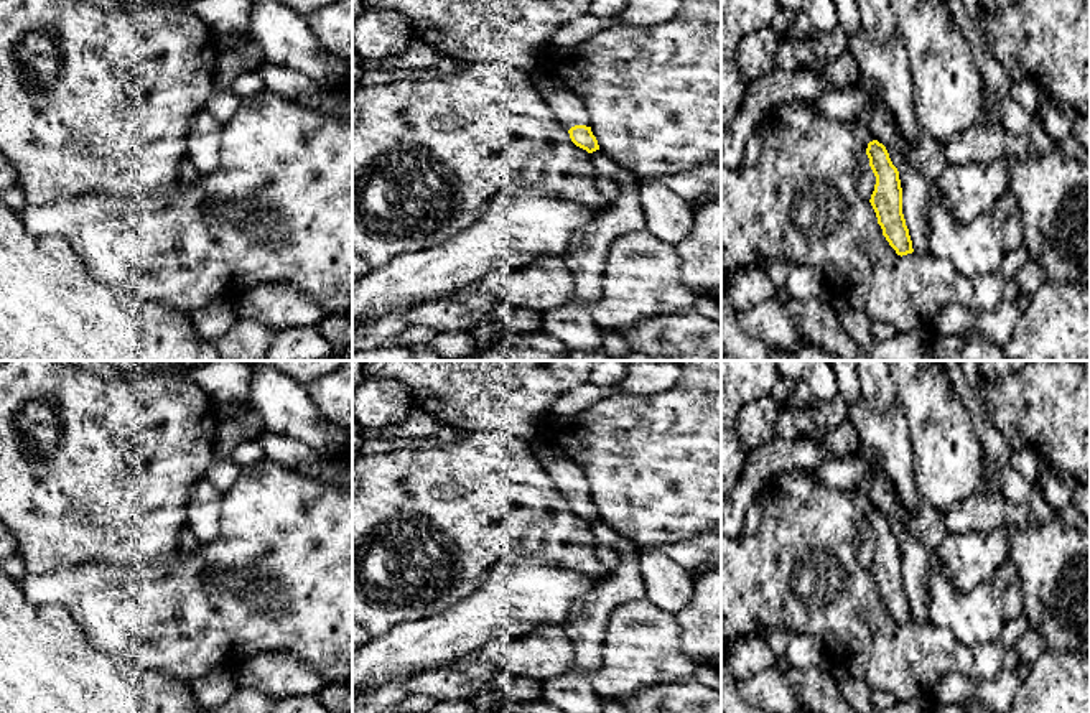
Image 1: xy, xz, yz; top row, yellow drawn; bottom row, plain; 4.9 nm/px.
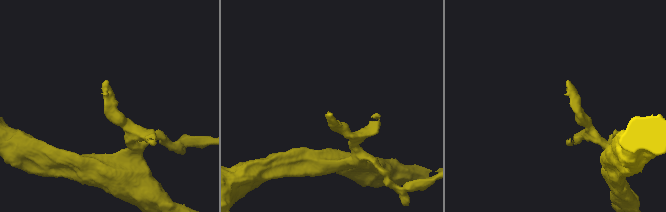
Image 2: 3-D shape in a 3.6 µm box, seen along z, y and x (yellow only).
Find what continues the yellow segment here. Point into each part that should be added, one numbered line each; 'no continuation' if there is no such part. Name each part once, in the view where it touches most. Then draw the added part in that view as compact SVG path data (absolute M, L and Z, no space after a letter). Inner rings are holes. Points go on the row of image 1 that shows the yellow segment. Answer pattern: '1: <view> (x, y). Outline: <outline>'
1: xz (570, 111). Outline: M540 72L537 76L537 89L566 130L575 125L591 127L585 102L570 92L561 81Z

